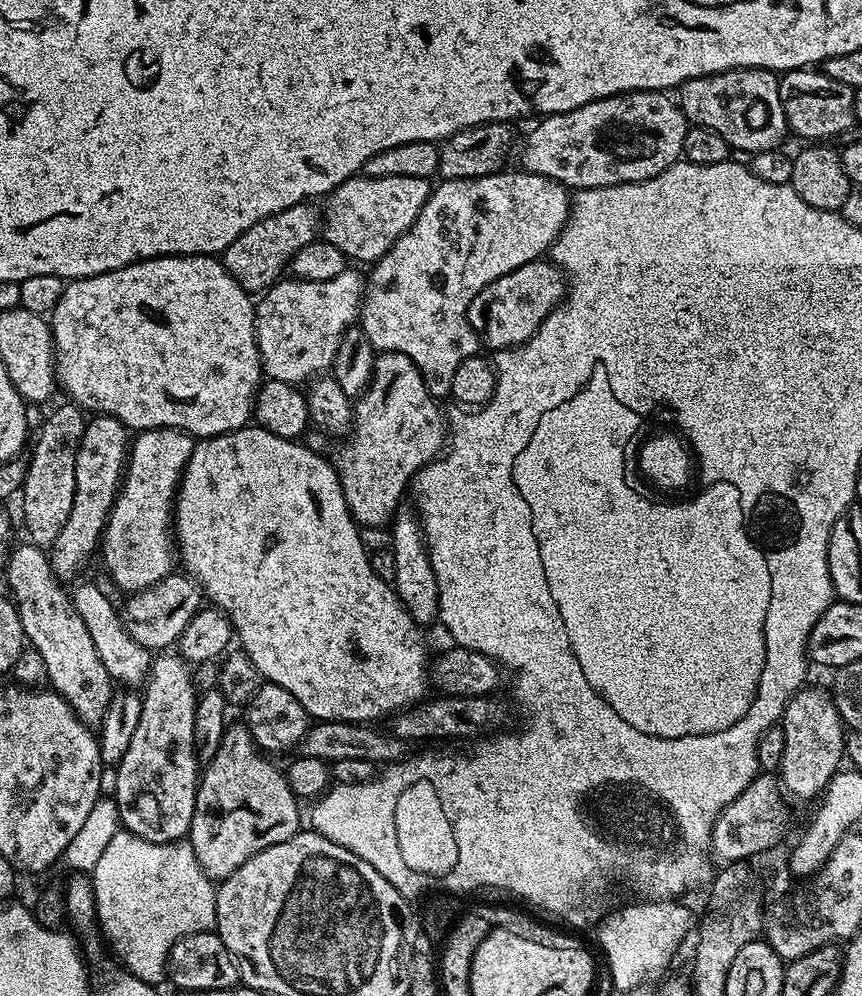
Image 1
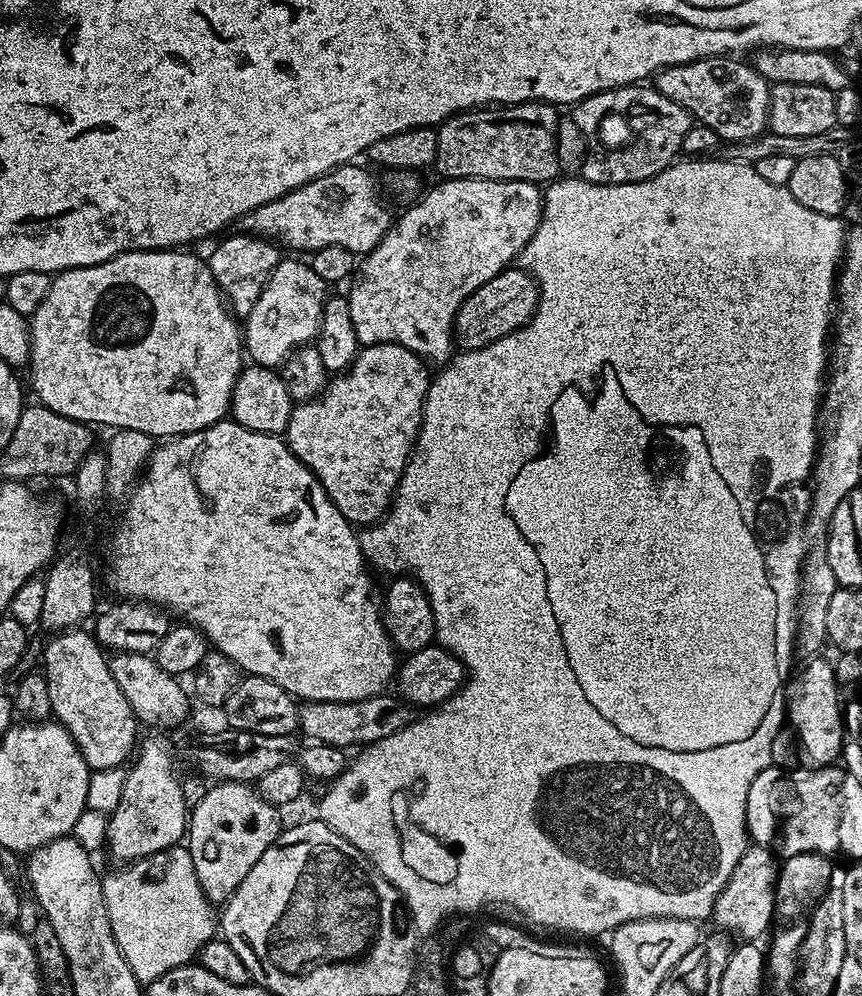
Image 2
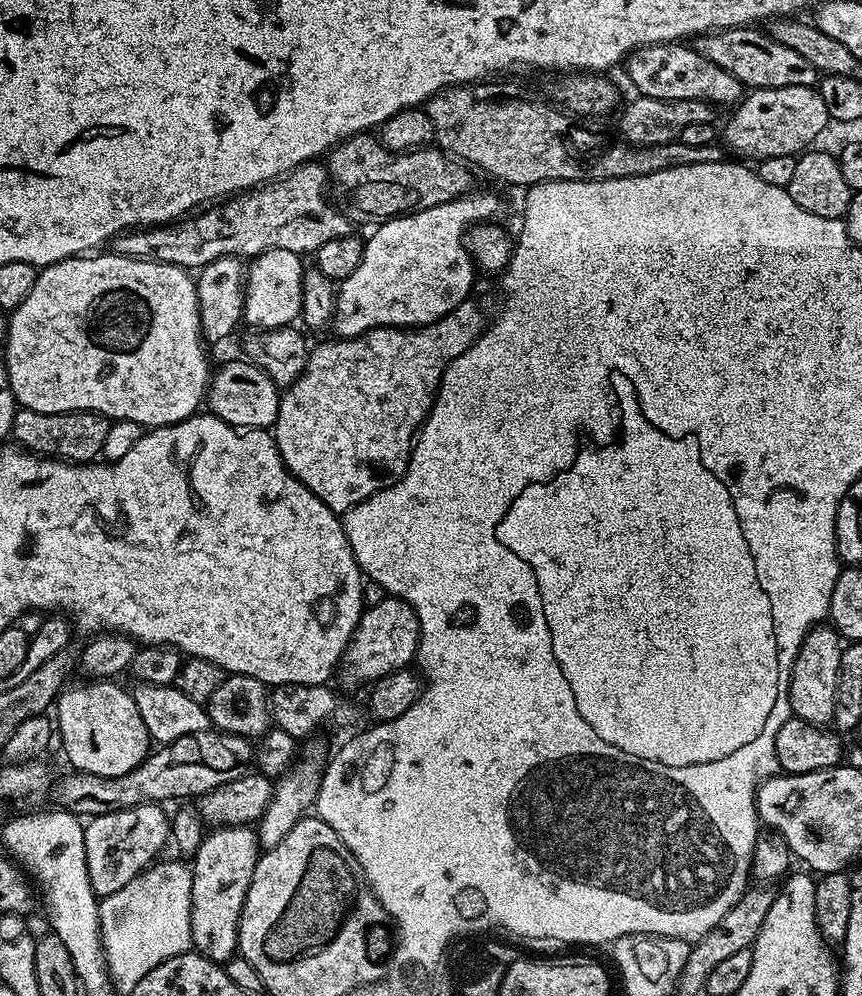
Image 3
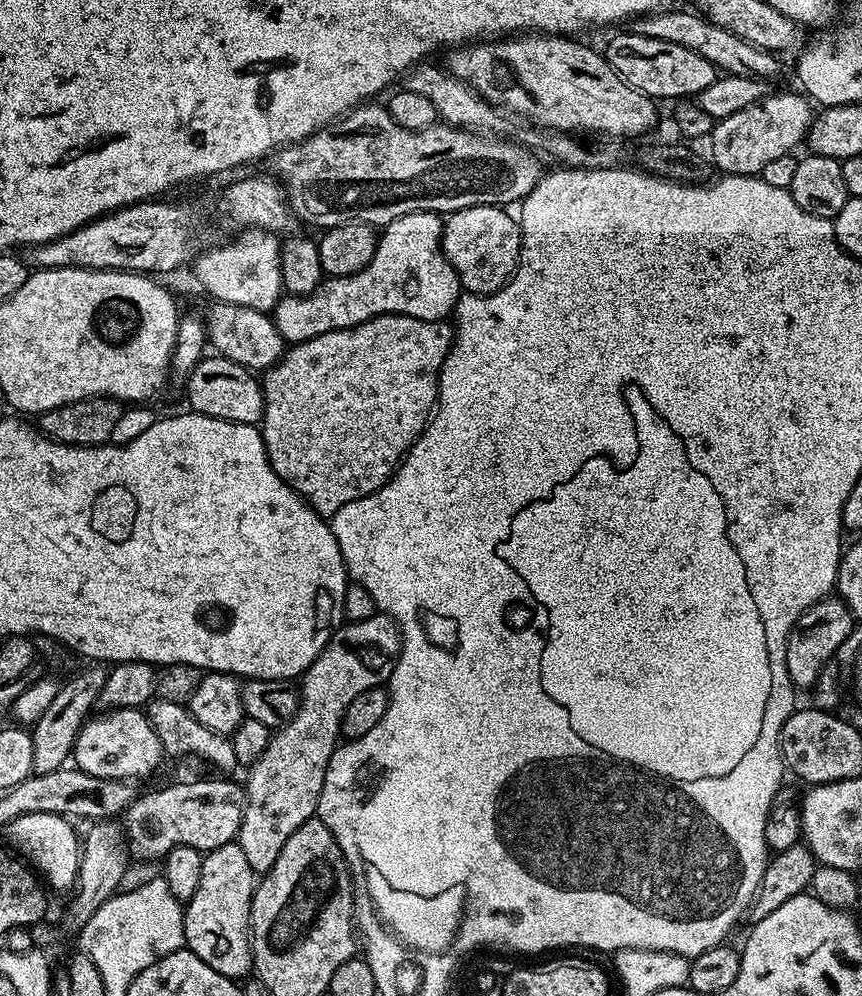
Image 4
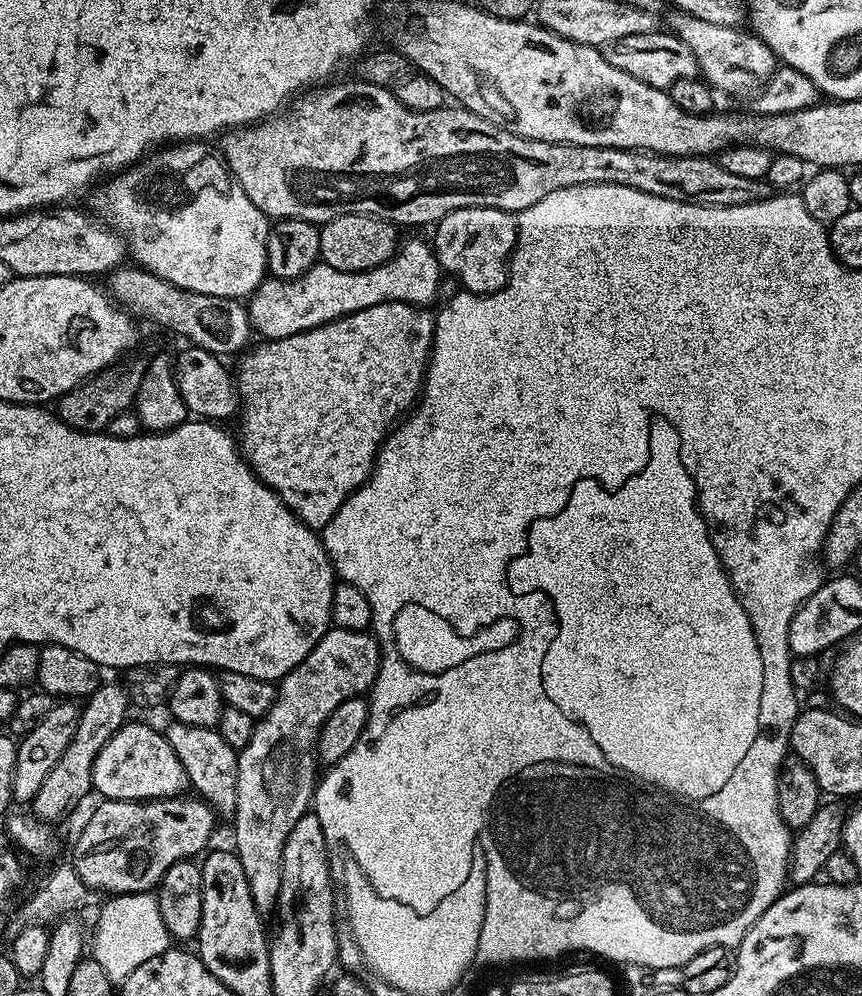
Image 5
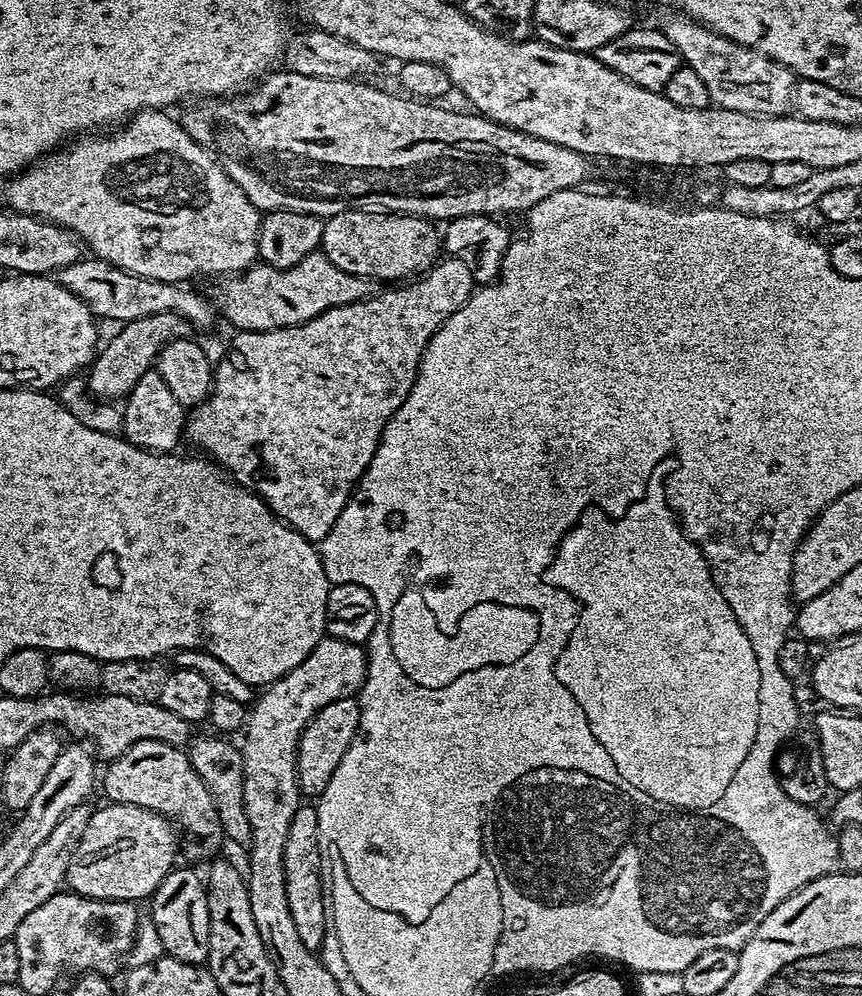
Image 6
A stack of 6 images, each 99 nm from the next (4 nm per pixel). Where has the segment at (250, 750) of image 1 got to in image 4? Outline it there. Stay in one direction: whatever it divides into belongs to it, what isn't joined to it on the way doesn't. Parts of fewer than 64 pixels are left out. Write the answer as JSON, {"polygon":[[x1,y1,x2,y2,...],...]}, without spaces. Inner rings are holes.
{"polygon":[[239,843,218,846,203,857,197,889,184,909,184,939,189,952,198,954,218,974,244,978,252,967,252,896,258,873,246,862]]}

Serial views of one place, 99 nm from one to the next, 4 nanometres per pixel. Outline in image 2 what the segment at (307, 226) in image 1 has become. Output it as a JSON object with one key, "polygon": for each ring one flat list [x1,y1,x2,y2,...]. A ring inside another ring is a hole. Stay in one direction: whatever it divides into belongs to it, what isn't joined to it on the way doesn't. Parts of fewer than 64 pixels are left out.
{"polygon":[[225,235,225,240,212,253,207,253,206,259,208,269,214,274,214,282,223,292,229,309,237,317,246,318,250,310,254,310,254,302,258,302,258,294,262,294,266,282,272,277,272,271,280,265,282,248,271,240,265,240,263,236,239,235]]}

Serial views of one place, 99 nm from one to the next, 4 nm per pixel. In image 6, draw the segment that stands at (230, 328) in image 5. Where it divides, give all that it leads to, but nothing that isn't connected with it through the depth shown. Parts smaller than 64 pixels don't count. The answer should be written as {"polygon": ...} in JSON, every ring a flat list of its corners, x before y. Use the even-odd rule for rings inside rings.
{"polygon":[[81,258,70,266,59,269,54,278,70,294,74,294,88,307,93,316,115,322,127,322,134,318,146,318,146,314,166,314,173,312,186,318,193,329,208,328,218,320,218,312,213,301,196,292,190,292,189,287,180,284,167,284,161,280,151,280,145,276,135,276,133,272,122,270,105,260]]}

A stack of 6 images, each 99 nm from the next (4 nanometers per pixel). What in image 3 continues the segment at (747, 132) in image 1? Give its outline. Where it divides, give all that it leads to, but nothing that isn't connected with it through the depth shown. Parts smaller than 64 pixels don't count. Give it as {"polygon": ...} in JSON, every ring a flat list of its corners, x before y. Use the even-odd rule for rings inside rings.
{"polygon":[[687,43,651,44,645,48,635,48,626,57,628,64,628,80,636,87,635,91,642,96,659,100,706,100,713,106,740,103,746,89,734,78,734,74,726,74,722,66,714,66,710,58,702,58]]}

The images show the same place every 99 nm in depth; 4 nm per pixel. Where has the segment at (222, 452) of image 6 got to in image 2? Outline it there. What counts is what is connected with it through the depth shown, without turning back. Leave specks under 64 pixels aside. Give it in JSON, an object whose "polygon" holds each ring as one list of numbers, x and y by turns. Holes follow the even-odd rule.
{"polygon":[[509,266,504,271,490,278,470,298,462,302,456,311,454,321,454,340,461,349,481,348,514,330,518,330,536,313,536,303,540,289,530,273,519,266],[370,344,361,347,352,360,352,365,345,372,333,375,329,379,324,391,316,399,297,403,293,407,286,433,288,449,311,470,318,478,318,482,322,482,330,502,334,502,336,509,353,526,367,526,376,523,376,521,382,519,392,503,392,498,396,494,396,488,400,485,404,468,408,464,408,458,412,454,412,449,416,447,416,438,420,435,420,419,424,416,424,399,428,393,428,385,430,383,430,372,427,372,424,368,427,368,425,361,421,360,419,356,416,356,408,348,403,348,397,344]]}

